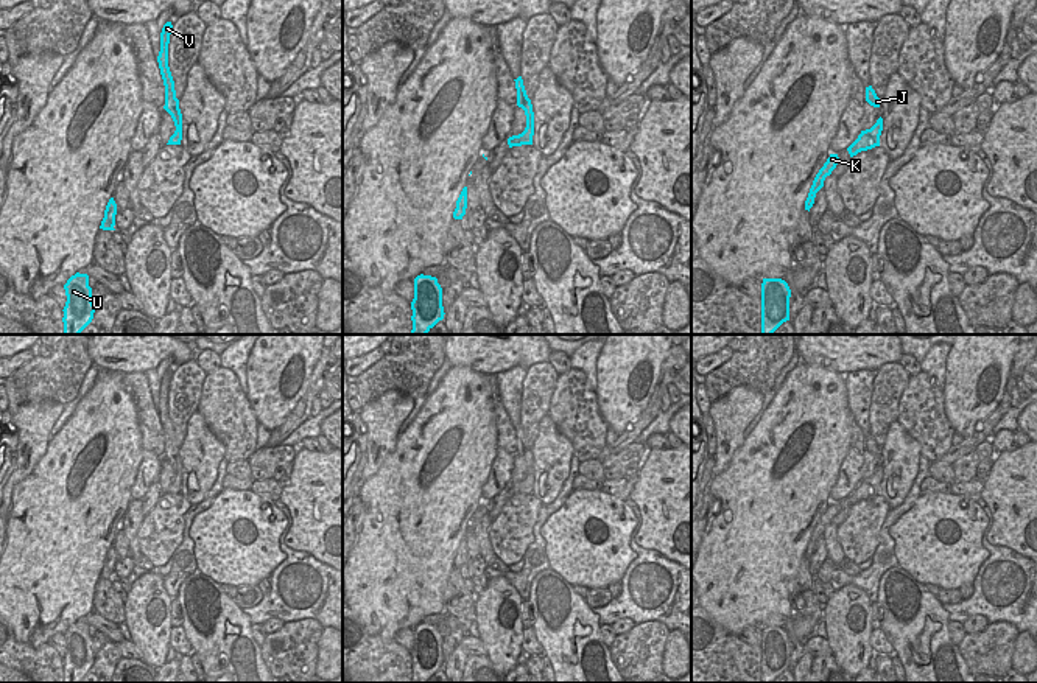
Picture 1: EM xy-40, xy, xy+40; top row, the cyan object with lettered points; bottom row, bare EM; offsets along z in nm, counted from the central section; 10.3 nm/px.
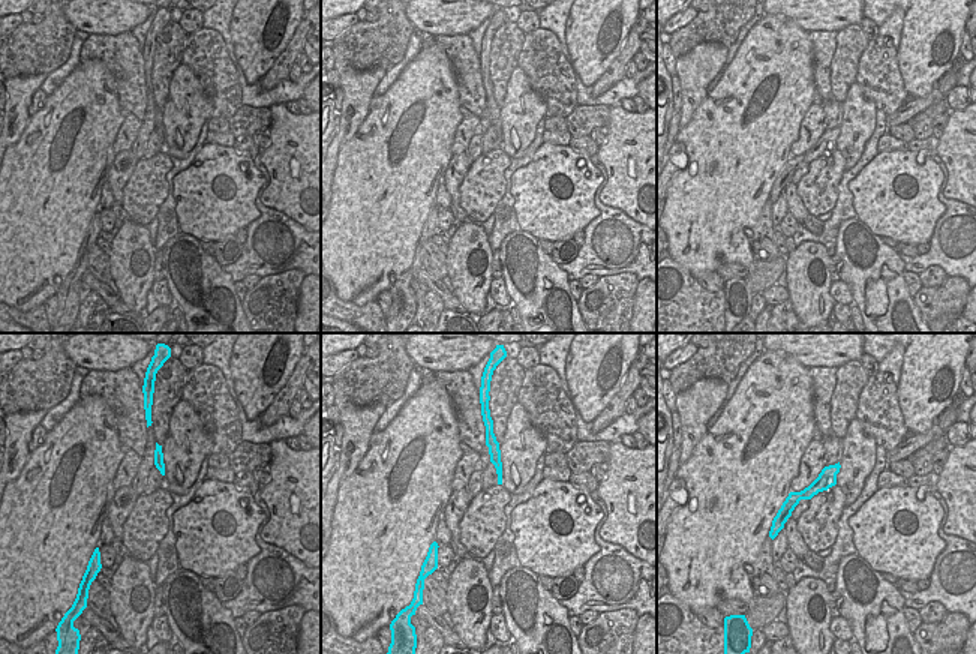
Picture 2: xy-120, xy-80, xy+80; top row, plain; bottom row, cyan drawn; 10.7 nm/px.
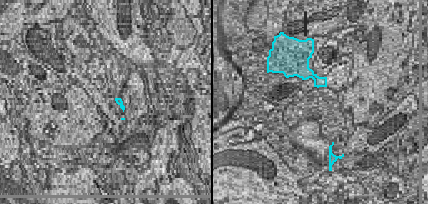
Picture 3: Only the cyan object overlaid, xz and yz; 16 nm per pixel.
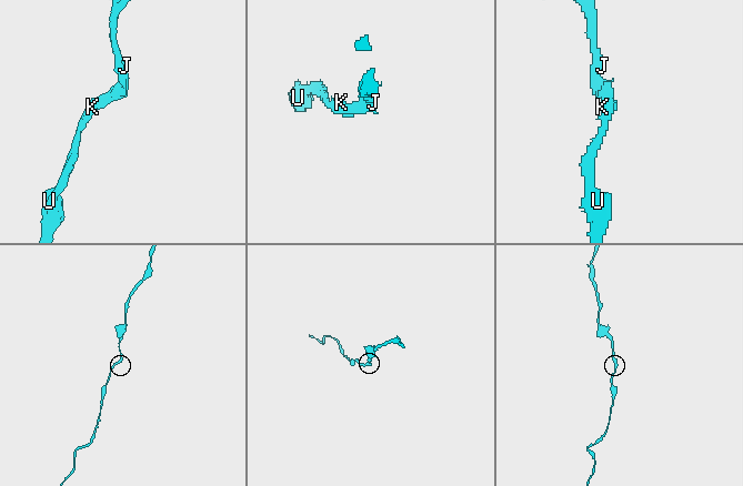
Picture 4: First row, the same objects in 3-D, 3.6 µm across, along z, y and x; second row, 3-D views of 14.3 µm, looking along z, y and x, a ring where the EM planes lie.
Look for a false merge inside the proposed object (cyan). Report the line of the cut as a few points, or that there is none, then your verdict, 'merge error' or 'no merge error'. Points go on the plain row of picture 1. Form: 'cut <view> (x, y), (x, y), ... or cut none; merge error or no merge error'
cut none; no merge error

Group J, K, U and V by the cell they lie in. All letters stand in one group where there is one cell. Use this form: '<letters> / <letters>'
J K U V

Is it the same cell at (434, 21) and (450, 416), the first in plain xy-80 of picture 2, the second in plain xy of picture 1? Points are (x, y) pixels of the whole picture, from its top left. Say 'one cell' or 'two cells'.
two cells

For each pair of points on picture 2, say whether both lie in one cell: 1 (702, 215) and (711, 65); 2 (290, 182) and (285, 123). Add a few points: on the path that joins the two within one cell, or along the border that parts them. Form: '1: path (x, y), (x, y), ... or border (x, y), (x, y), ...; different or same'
1: border (708, 95), (687, 123); different
2: path (288, 167), (285, 138); same

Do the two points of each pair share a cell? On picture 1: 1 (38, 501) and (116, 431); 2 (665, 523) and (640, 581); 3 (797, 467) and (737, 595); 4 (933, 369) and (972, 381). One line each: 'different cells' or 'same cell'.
1: same cell
2: different cells
3: same cell
4: different cells

